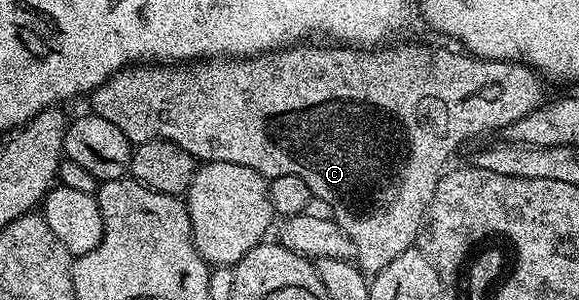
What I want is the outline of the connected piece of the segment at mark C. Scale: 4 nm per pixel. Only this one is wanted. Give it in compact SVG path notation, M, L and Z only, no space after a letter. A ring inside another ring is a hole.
M297 44L286 50L254 58L235 60L197 60L191 64L133 64L120 70L110 80L106 80L90 95L91 113L110 120L128 137L133 144L149 142L151 138L161 138L178 144L190 156L205 162L229 162L254 168L263 178L269 180L278 176L299 176L312 189L312 197L326 200L330 204L332 216L342 232L353 241L356 249L355 261L365 275L374 276L402 252L413 249L420 228L424 224L424 213L438 188L438 180L446 173L448 157L463 142L484 134L487 130L503 130L514 120L522 120L542 104L545 97L541 75L522 62L491 62L477 58L467 52L455 54L452 50L431 50L428 46L398 46L394 50L381 48L347 48L342 44Z

